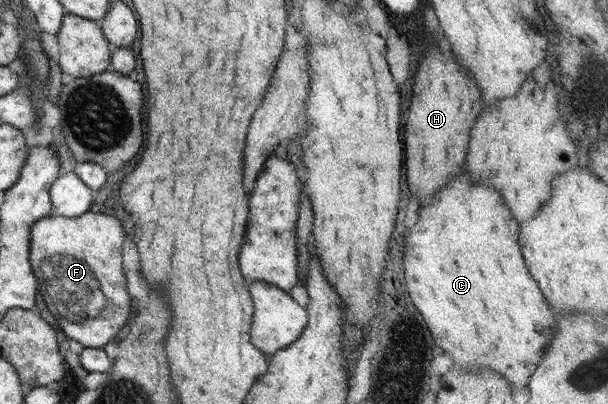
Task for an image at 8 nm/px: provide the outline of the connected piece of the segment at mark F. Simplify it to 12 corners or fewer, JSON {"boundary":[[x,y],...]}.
{"boundary":[[118,218],[30,227],[35,309],[91,373],[130,317]]}

